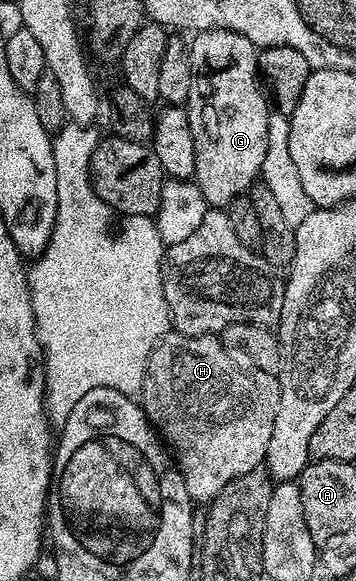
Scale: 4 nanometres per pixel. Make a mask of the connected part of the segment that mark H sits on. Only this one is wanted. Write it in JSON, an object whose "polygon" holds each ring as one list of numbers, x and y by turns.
{"polygon":[[173,331,157,342,156,347,153,349,153,354,149,357,149,362,145,368,145,378,141,384,139,404,143,412,145,412,145,417,150,425,157,430,162,442,172,450,171,456,177,466,177,470,181,473,181,478,187,487,189,496,193,498,194,502,208,503,219,495,219,491,223,491,223,487,227,487,227,483,231,483,239,475,247,475,247,471,262,468,267,455,267,443,271,443,271,431,275,427,275,411,279,411,280,394,281,383,274,374,250,371,248,368,242,367,221,345,220,336,188,337]]}

